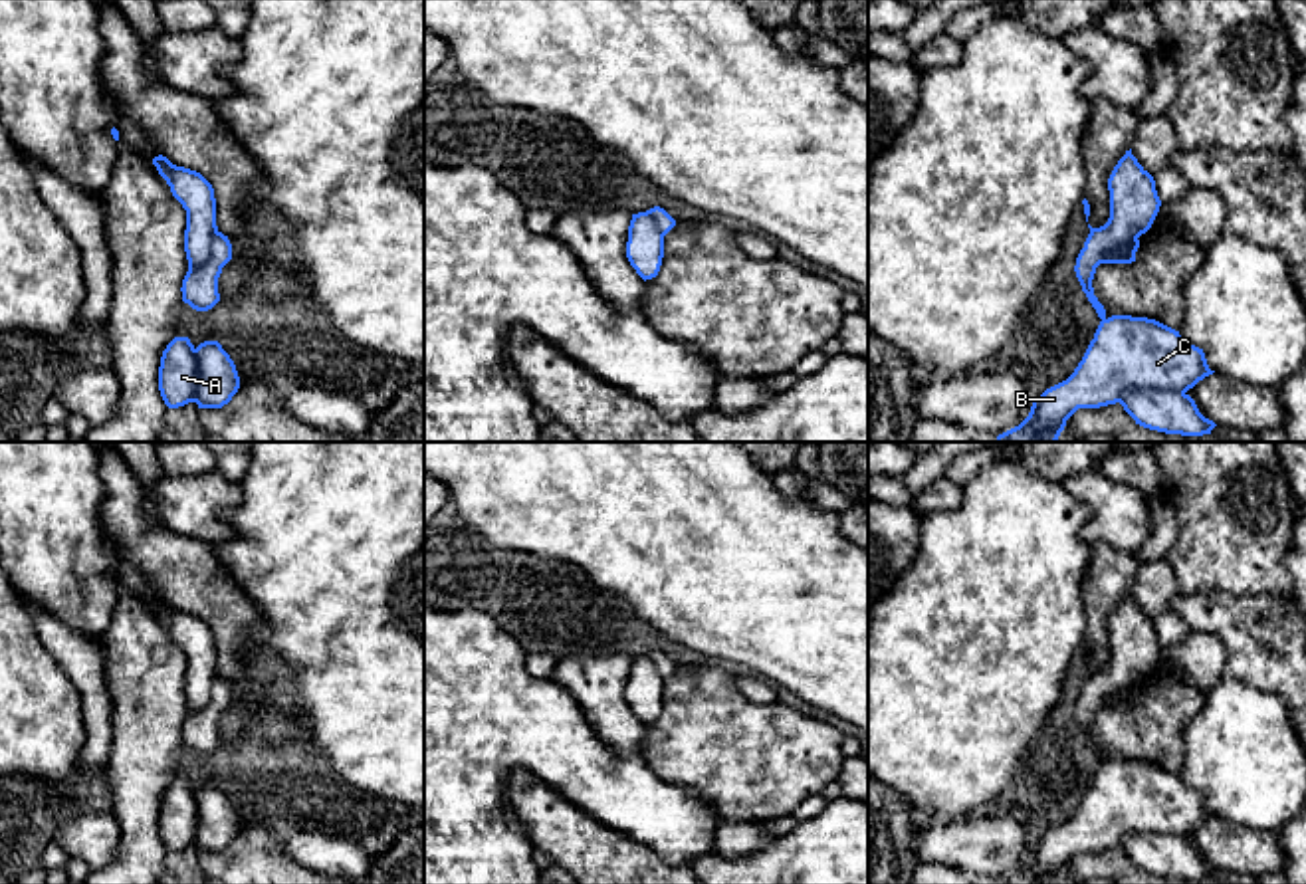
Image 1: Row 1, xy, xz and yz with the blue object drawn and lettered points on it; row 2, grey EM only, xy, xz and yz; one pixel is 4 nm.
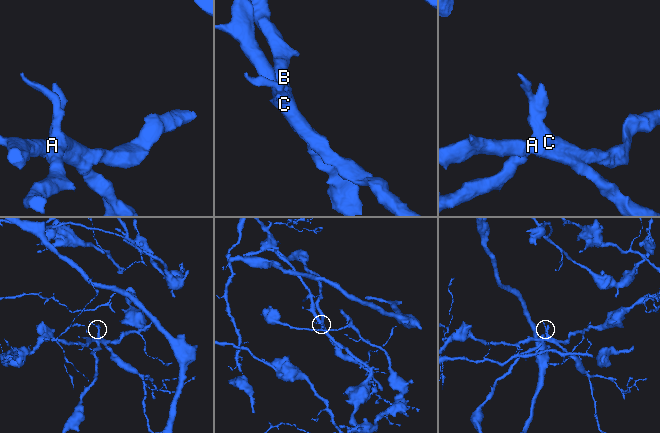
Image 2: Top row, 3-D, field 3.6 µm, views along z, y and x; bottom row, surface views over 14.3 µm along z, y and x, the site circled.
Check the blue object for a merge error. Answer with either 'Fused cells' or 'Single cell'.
Fused cells

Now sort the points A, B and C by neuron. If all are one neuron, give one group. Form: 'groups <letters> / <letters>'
groups A / B C

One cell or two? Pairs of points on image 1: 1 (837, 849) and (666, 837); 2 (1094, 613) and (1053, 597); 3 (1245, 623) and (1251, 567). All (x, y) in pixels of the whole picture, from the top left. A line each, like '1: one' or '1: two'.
1: two
2: two
3: two

